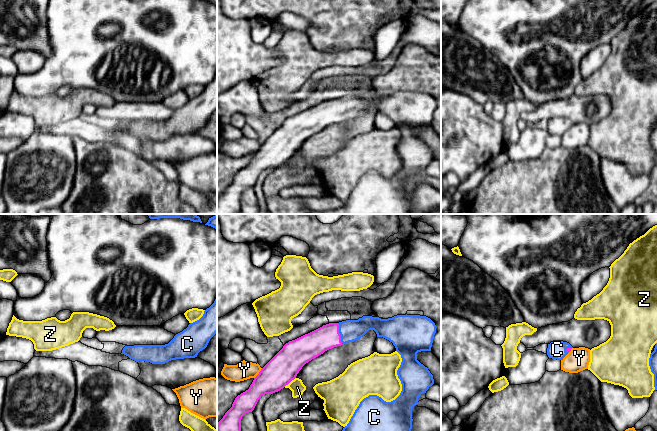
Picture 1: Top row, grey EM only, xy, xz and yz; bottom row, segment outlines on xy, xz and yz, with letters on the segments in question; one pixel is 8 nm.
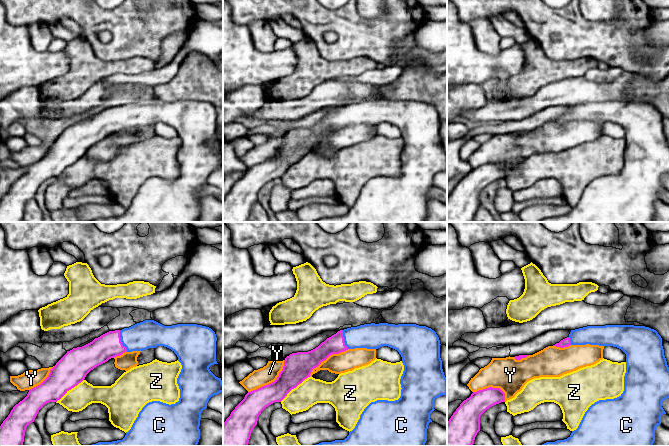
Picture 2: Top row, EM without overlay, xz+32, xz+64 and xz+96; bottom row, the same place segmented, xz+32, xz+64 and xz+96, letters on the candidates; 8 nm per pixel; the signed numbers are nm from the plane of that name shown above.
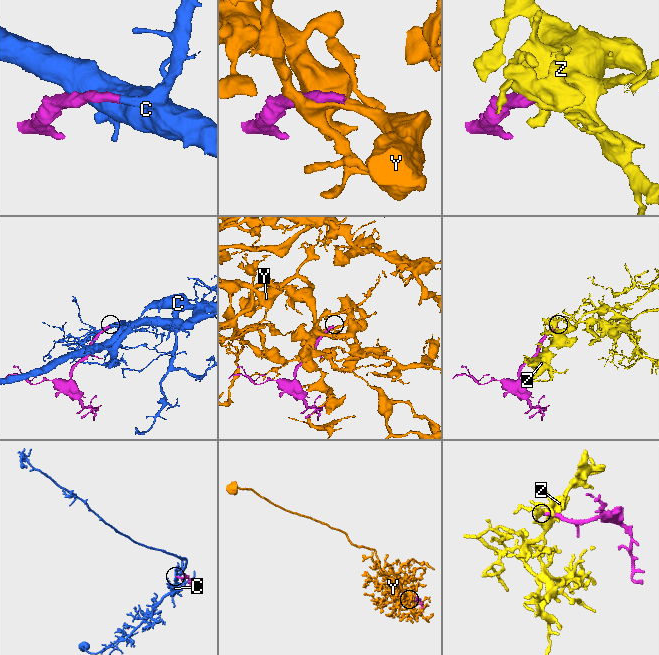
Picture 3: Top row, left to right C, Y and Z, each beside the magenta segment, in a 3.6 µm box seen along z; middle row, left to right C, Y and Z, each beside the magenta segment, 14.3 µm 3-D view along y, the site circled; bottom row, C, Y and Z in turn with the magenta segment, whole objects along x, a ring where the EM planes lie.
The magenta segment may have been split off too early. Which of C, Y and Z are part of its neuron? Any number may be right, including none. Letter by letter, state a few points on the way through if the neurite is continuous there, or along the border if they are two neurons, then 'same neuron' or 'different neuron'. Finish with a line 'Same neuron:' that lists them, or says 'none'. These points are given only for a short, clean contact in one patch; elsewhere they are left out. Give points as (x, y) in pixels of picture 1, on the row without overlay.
C: across xz (311, 121), (330, 111), (339, 109), (350, 106) | same neuron
Y: different neuron
Z: along xz (295, 153), (284, 162) | different neuron
Same neuron: C

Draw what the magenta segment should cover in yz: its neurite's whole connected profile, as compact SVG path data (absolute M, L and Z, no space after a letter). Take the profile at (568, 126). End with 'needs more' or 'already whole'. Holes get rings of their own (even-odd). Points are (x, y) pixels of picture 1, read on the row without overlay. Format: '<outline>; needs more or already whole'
M553 117L548 120L547 131L549 134L563 136L573 123L563 117Z; needs more

